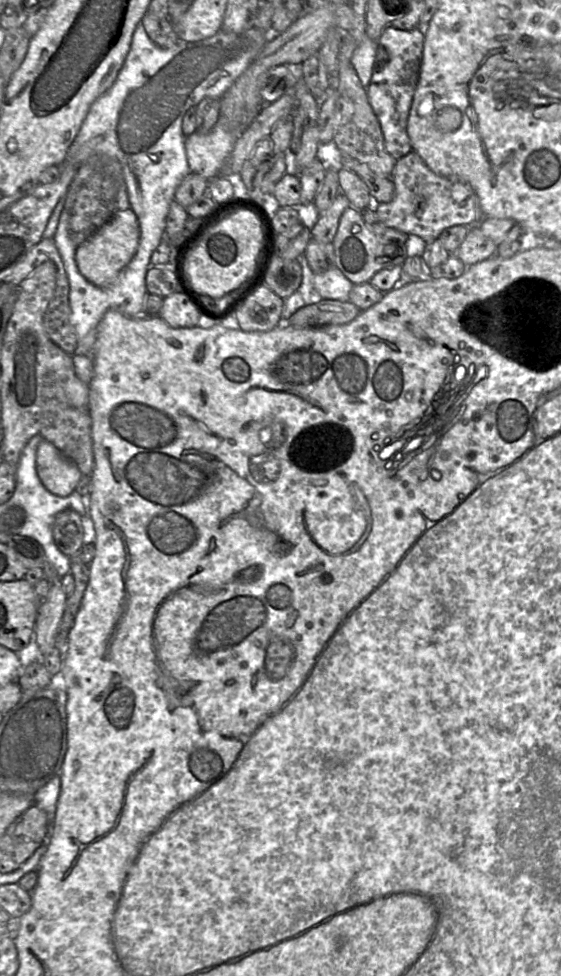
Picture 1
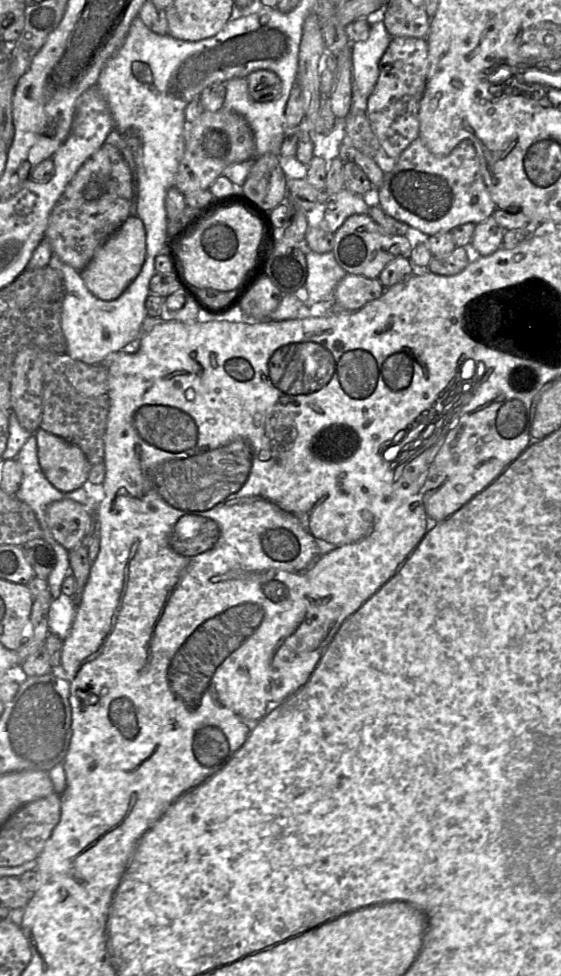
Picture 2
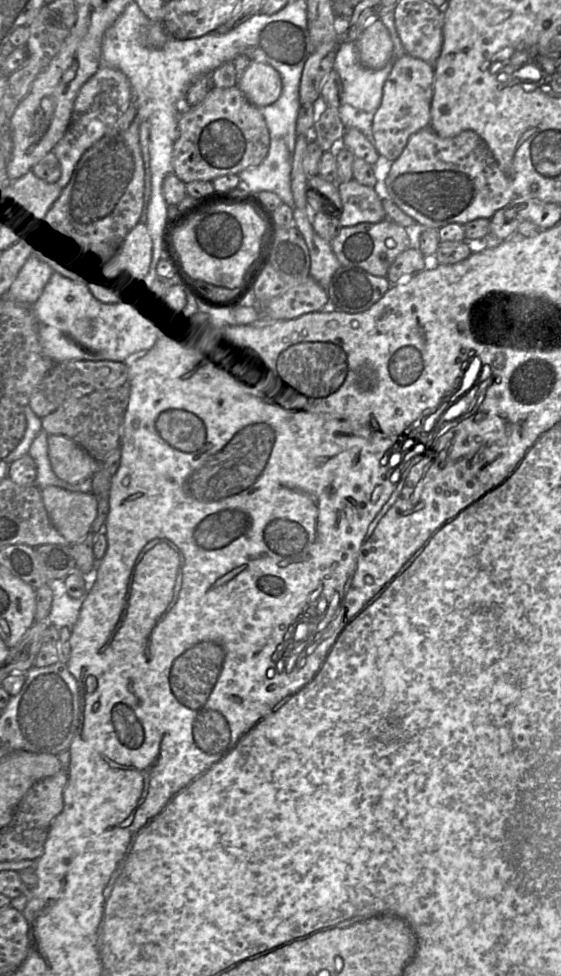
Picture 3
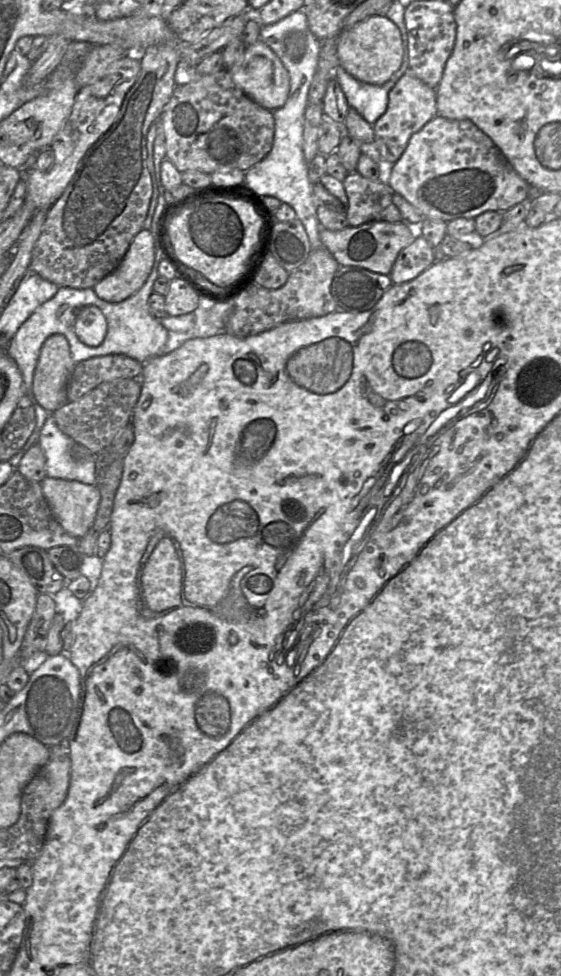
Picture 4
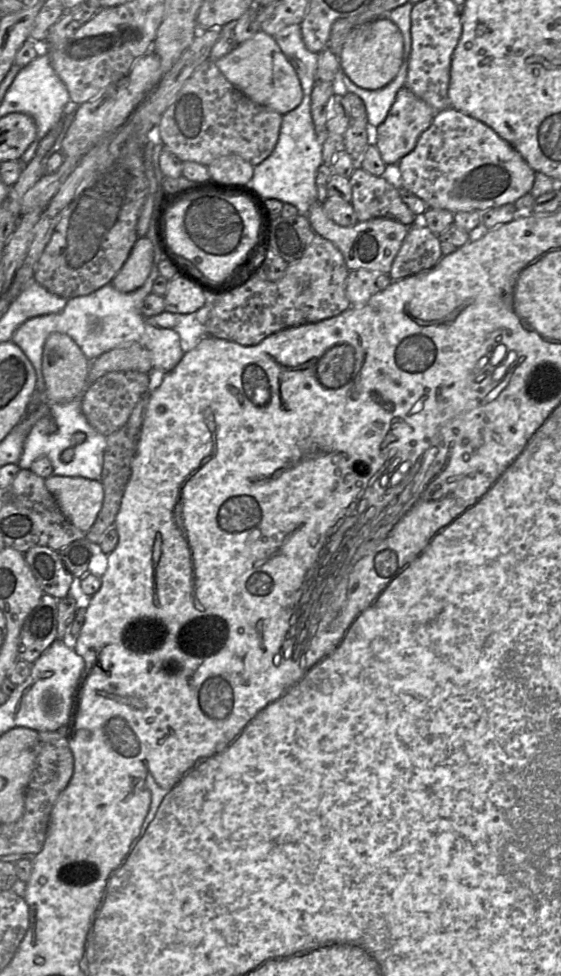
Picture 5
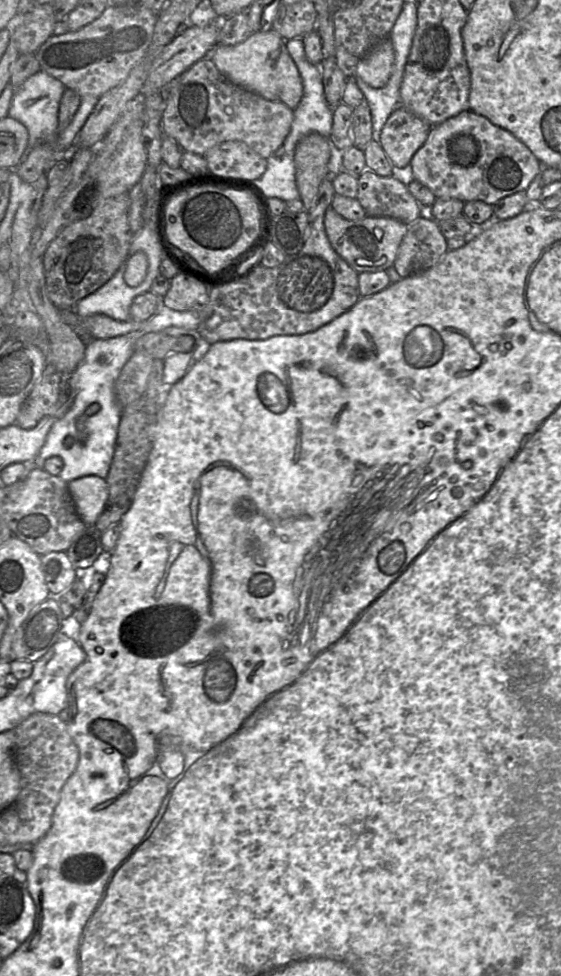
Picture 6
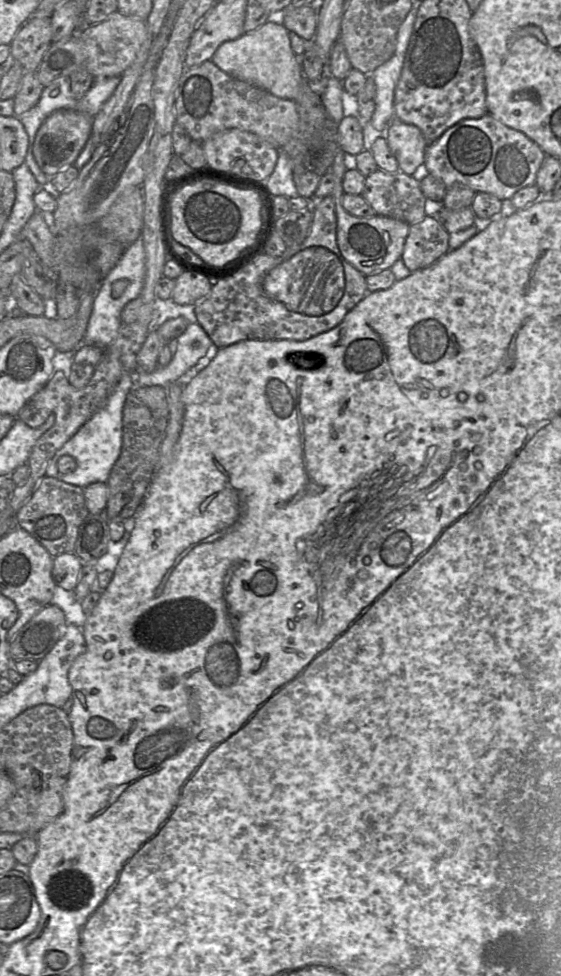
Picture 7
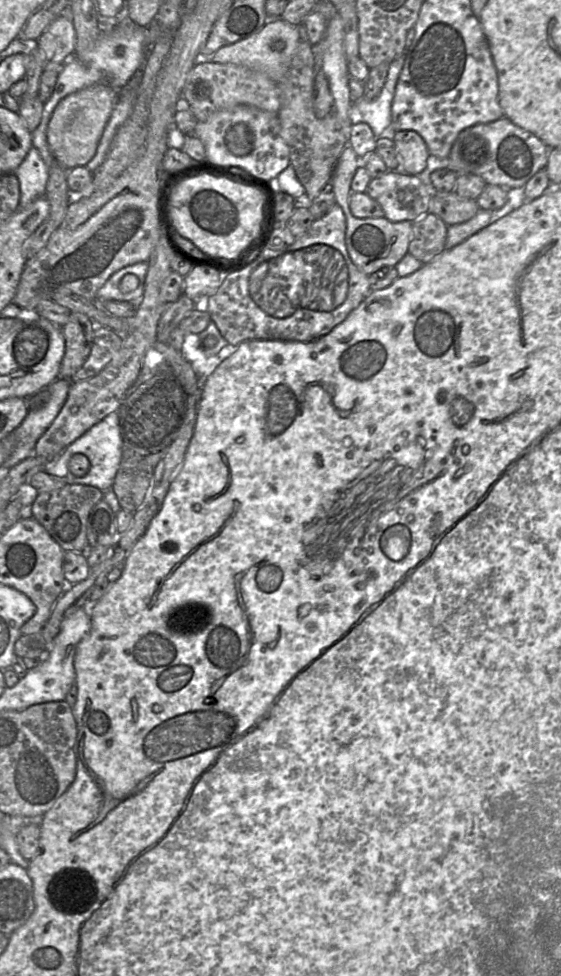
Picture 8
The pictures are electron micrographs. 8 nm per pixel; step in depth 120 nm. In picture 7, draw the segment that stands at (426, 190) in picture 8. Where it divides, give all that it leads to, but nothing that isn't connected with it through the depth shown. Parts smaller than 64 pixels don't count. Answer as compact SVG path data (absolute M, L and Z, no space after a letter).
M377 169L366 177L364 190L361 195L371 205L377 215L399 219L409 225L415 224L425 216L430 215L433 208L433 205L421 190L419 177L407 175L402 171L388 173Z

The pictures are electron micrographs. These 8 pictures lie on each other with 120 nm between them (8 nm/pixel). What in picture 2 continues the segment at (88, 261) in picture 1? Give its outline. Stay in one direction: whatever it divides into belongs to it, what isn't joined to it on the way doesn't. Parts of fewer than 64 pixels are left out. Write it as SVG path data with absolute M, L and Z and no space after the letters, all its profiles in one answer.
M130 215L122 226L96 251L81 277L97 298L111 301L119 298L140 273L146 258L146 231L138 215Z

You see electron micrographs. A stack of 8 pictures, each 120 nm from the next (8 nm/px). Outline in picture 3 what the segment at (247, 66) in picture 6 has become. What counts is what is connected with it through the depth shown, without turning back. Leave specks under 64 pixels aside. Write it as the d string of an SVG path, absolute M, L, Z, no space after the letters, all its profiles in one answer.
M251 61L237 82L238 88L253 105L268 106L282 92L280 74L270 65Z

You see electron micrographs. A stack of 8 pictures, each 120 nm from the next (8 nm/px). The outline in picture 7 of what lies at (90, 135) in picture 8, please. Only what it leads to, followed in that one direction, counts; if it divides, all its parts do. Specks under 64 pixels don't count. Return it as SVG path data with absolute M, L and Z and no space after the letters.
M59 109L53 112L41 125L36 133L33 144L34 158L49 177L74 165L83 151L92 131L92 117L73 109Z

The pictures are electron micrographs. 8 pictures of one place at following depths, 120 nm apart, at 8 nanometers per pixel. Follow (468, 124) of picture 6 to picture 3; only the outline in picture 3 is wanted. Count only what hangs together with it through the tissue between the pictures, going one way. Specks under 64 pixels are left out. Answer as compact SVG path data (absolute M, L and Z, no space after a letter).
M430 126L414 133L408 140L401 155L392 163L392 167L385 180L385 188L387 196L406 214L416 220L419 224L426 228L440 229L448 224L466 224L478 218L492 218L496 211L507 207L515 198L515 193L510 185L509 179L500 169L497 160L492 151L476 132L465 130L454 137L442 138Z

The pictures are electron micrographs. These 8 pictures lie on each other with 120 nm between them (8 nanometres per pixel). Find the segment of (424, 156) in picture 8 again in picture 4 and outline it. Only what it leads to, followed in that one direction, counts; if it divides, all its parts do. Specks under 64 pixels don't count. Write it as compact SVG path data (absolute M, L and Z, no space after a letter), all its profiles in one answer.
M408 69L390 90L387 110L373 125L374 142L381 157L393 164L397 162L411 136L436 115L436 90L415 77Z

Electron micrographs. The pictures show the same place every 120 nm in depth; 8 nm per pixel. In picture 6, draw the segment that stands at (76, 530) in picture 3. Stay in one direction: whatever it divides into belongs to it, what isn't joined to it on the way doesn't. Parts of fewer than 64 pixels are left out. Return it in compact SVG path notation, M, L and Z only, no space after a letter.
M88 475L67 484L79 517L87 526L95 525L108 497L105 479Z

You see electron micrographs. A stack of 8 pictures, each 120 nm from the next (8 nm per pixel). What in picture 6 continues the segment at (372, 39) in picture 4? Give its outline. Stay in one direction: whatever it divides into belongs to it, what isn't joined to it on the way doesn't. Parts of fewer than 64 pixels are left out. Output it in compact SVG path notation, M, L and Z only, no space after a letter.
M390 37L378 42L356 67L356 77L372 88L383 88L388 83L395 63L395 52Z

